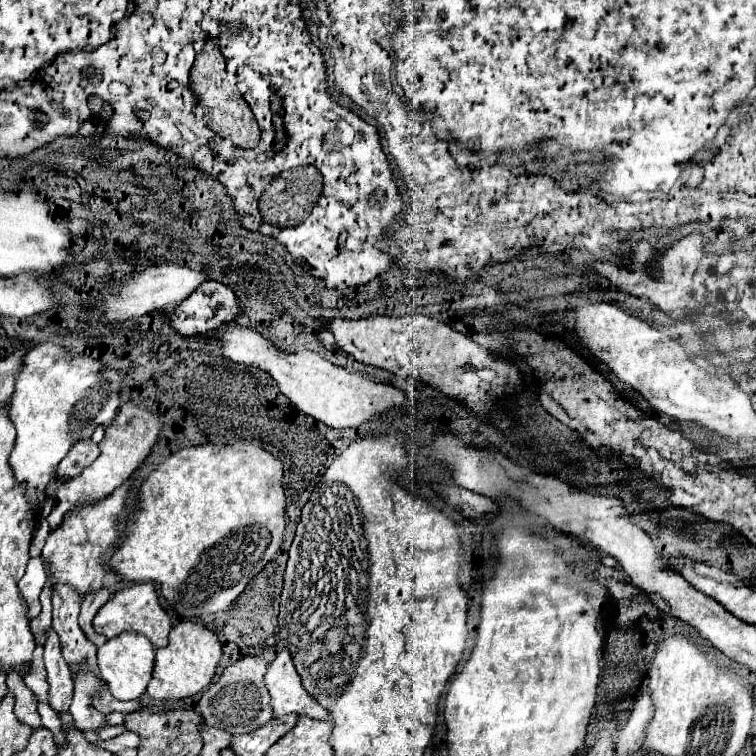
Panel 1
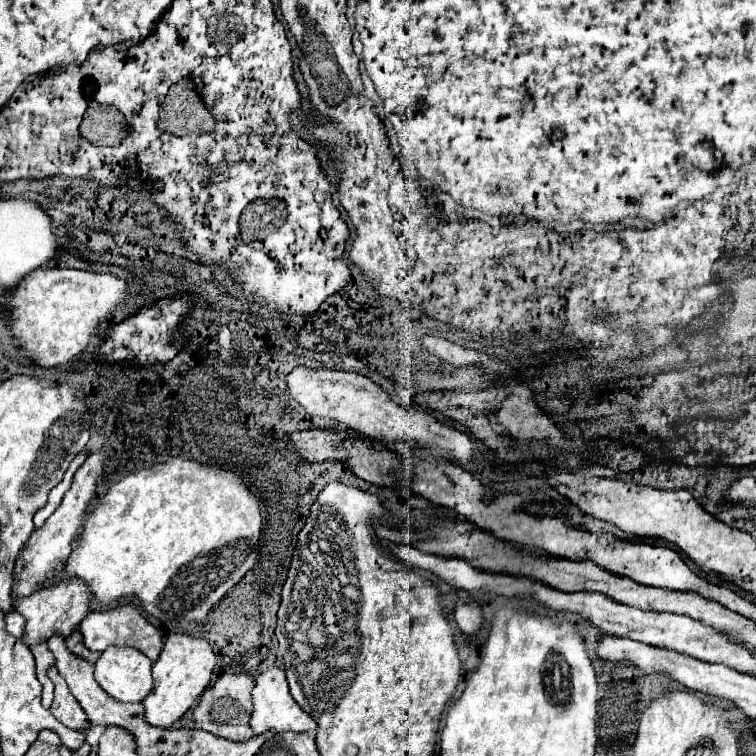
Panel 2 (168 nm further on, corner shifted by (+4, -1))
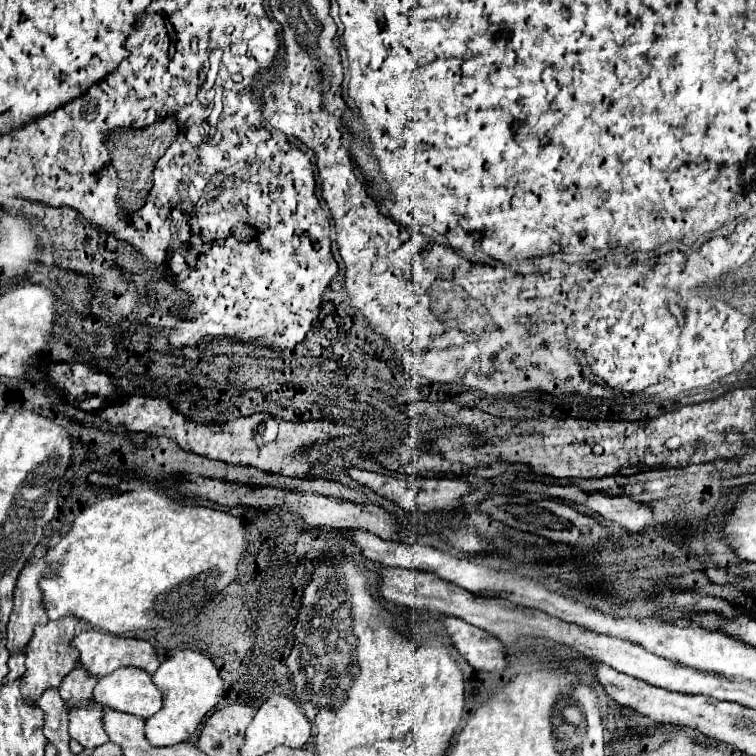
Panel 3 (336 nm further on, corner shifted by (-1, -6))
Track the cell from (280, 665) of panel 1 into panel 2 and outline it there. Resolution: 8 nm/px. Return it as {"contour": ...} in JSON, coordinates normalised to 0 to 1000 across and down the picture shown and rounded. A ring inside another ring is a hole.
{"contour":[[[356,882],[351,890],[345,890],[337,901],[335,909],[335,946],[332,946],[332,962],[335,970],[351,970],[353,964],[364,964],[364,967],[393,967],[393,970],[417,970],[419,956],[411,946],[406,946],[393,927],[385,922],[382,917],[382,906],[377,898],[377,885],[369,882]]]}

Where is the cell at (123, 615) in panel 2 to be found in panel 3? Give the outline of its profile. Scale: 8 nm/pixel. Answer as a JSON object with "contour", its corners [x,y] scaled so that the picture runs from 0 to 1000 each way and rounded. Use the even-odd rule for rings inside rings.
{"contour":[[[114,833],[114,836],[103,839],[103,841],[98,841],[93,854],[106,862],[108,884],[116,889],[116,894],[124,894],[124,897],[138,897],[138,894],[143,894],[151,886],[164,884],[164,881],[188,884],[201,894],[206,889],[209,878],[212,878],[198,849],[180,847],[180,844],[151,844],[148,839],[138,839],[132,833]]]}

